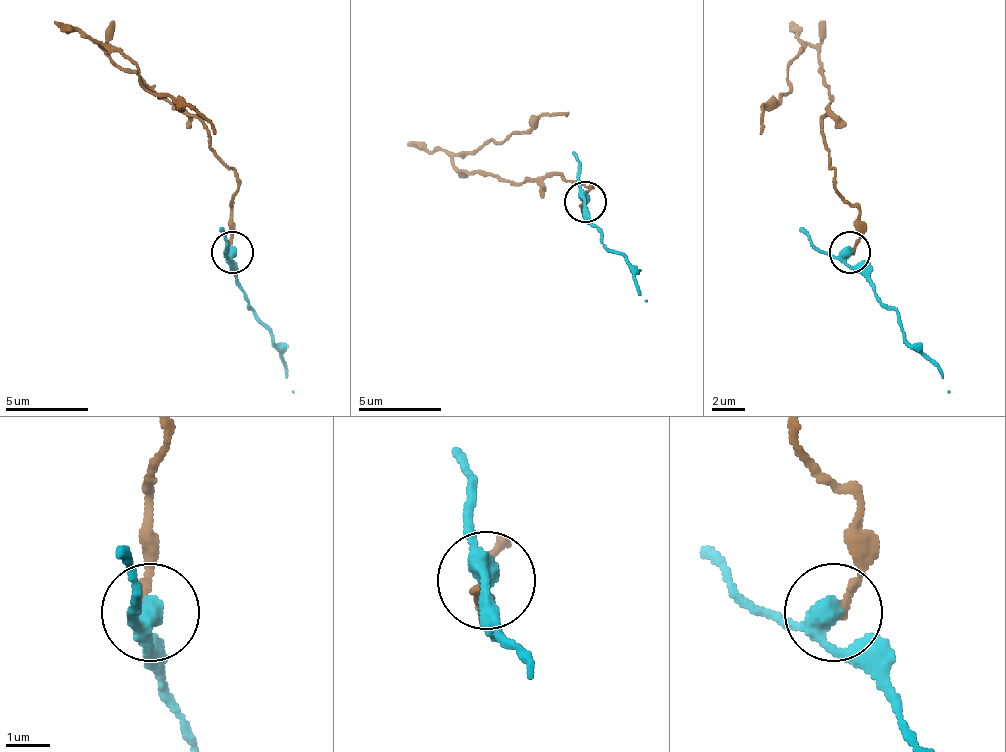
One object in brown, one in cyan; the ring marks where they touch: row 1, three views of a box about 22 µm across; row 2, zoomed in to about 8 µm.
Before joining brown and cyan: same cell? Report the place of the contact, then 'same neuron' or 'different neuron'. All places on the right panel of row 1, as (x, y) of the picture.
at (849, 252); different neuron

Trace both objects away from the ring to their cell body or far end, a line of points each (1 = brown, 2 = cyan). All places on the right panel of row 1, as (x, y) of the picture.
1: (850, 251), (859, 210), (834, 177), (821, 119), (830, 86), (809, 48), (759, 135)
2: (850, 251), (846, 259), (879, 301), (896, 313), (904, 338), (950, 391)

